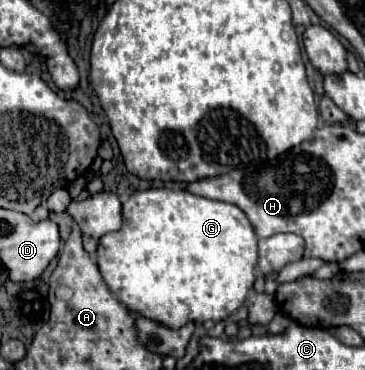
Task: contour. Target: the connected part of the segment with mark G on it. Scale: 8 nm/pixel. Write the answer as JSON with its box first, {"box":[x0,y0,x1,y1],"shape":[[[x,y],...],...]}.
{"box":[98,187,258,327],"shape":[[[166,187],[150,188],[146,191],[136,191],[130,195],[130,199],[122,205],[122,229],[116,233],[106,233],[100,243],[98,243],[98,269],[102,273],[104,283],[108,285],[108,289],[114,293],[114,297],[118,301],[122,301],[132,313],[138,313],[142,317],[148,317],[152,321],[158,321],[166,327],[182,327],[188,321],[224,321],[226,317],[230,317],[236,309],[240,309],[250,293],[250,289],[254,287],[254,269],[258,265],[258,237],[254,227],[250,227],[250,221],[246,219],[246,213],[240,207],[234,207],[232,203],[224,203],[224,201],[212,201],[200,195],[194,195],[186,189],[170,189]]]}

